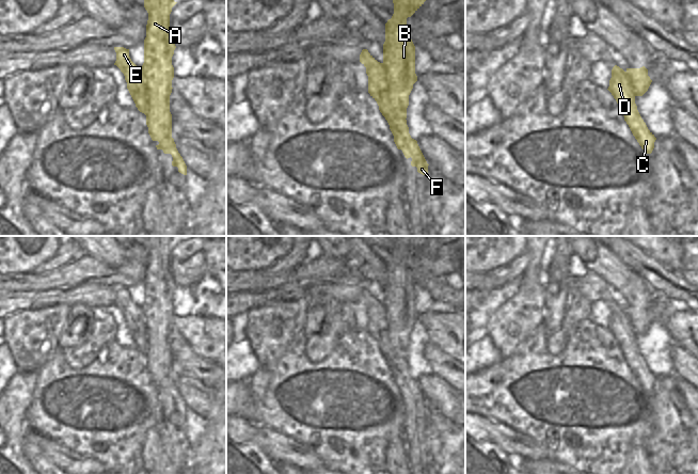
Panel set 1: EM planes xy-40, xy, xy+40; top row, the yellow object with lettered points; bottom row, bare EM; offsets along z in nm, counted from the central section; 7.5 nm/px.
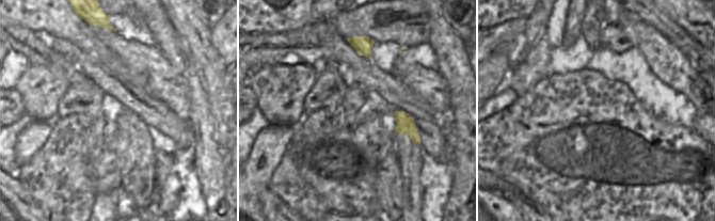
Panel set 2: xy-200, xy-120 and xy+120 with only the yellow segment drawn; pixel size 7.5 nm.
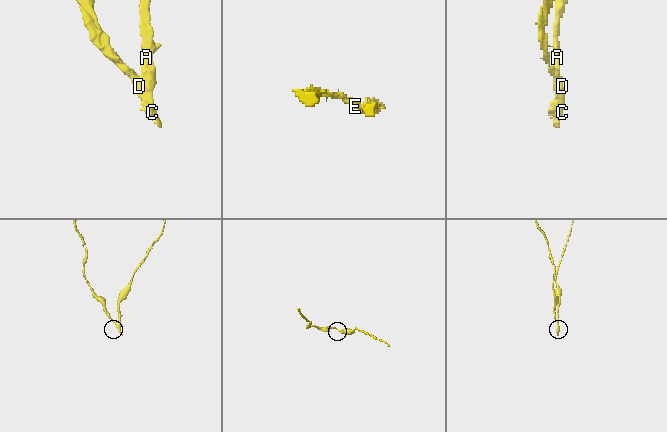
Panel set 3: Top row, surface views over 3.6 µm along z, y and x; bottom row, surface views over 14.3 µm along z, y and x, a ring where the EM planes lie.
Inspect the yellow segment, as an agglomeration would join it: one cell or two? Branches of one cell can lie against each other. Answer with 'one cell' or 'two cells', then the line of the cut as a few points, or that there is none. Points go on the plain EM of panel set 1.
two cells | xy-40 (140, 306), (144, 313), (147, 328), (147, 349), (171, 361)

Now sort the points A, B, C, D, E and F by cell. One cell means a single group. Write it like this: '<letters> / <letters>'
A B / C D E F

